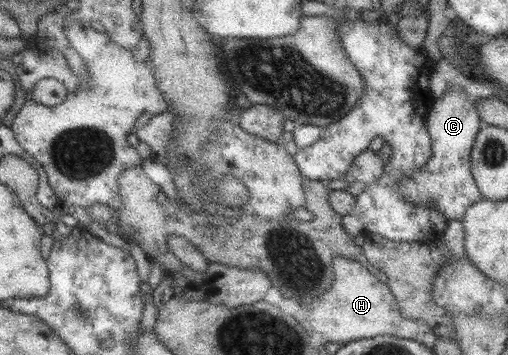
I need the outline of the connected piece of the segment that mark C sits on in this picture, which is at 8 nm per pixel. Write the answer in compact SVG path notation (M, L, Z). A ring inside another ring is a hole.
M462 87L447 88L441 97L428 103L426 128L431 138L430 148L432 149L432 154L420 169L412 171L411 175L404 177L402 181L398 181L398 192L404 197L405 201L415 205L431 204L439 212L443 213L448 220L461 221L465 210L472 203L482 199L482 195L478 192L475 180L471 175L469 165L470 151L479 129L479 123L481 123L477 110L474 108L474 103L470 98Z

